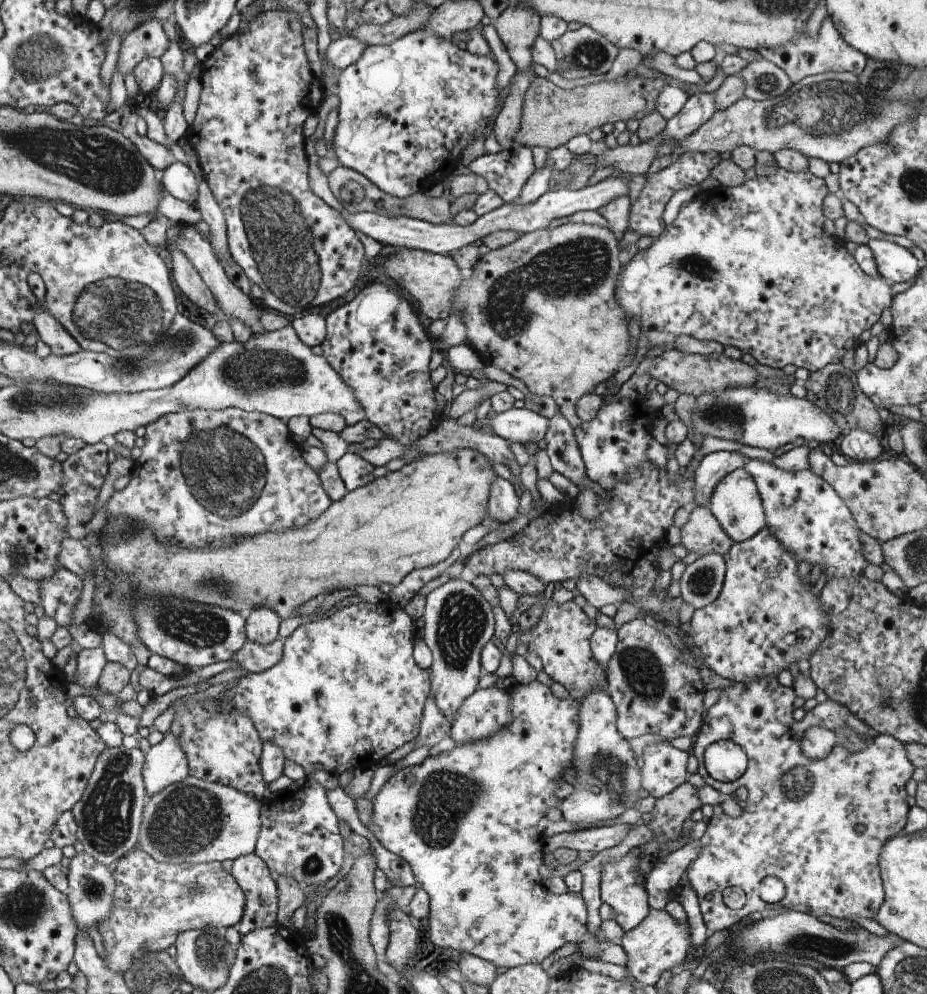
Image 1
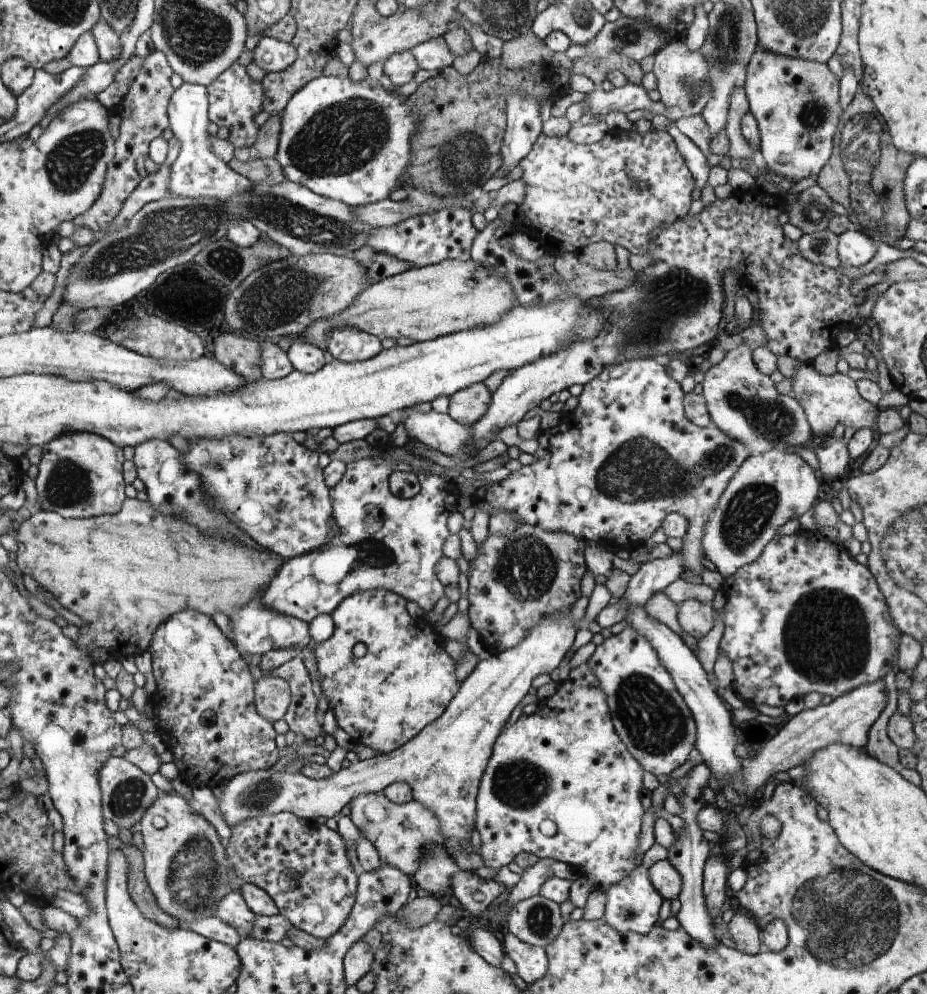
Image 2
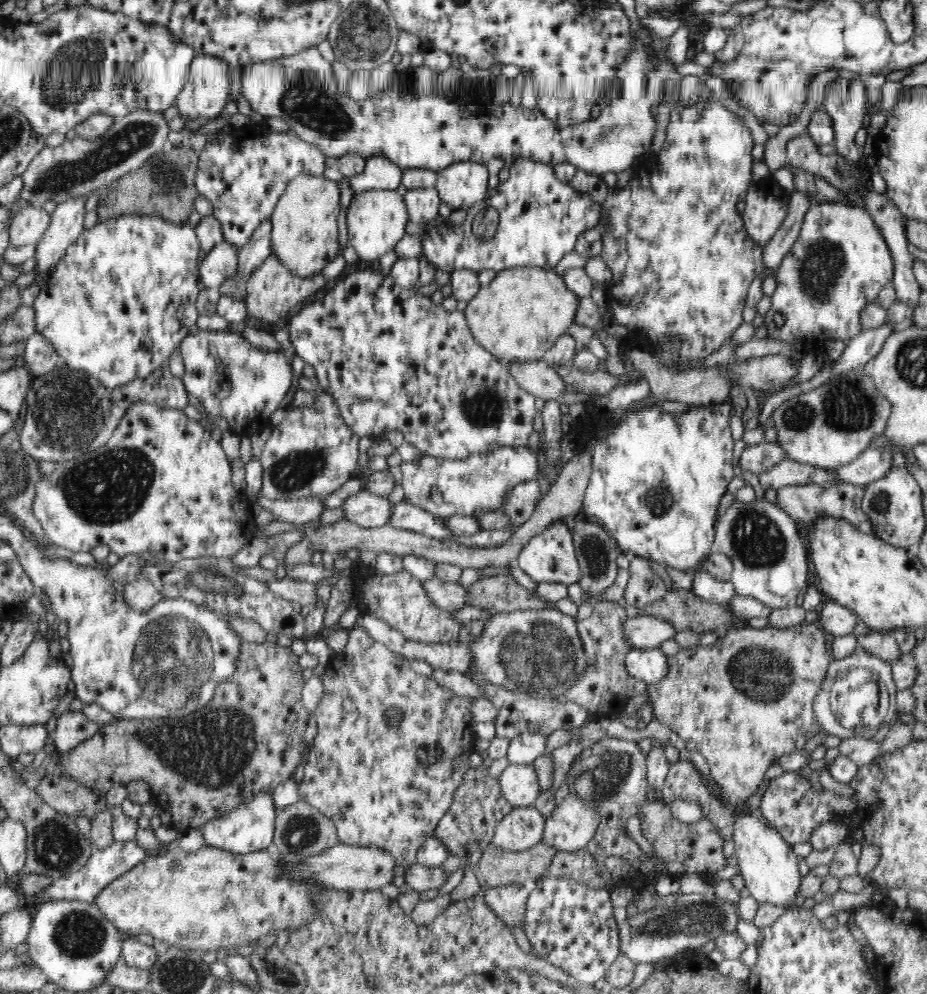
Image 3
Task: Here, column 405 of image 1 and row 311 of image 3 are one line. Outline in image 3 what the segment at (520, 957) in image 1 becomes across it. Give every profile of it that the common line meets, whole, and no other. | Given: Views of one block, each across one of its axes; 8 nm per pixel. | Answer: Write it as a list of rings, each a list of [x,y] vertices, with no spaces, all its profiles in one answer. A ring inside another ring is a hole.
[[[828,200],[827,203],[812,204],[804,216],[796,242],[774,275],[777,286],[770,296],[770,310],[764,315],[768,337],[782,342],[800,343],[806,351],[824,346],[824,341],[831,338],[841,339],[847,345],[862,332],[860,312],[868,304],[875,304],[884,284],[893,282],[893,271],[894,261],[890,249],[861,203],[846,204],[840,200]],[[776,312],[786,316],[782,326],[774,322]]]

